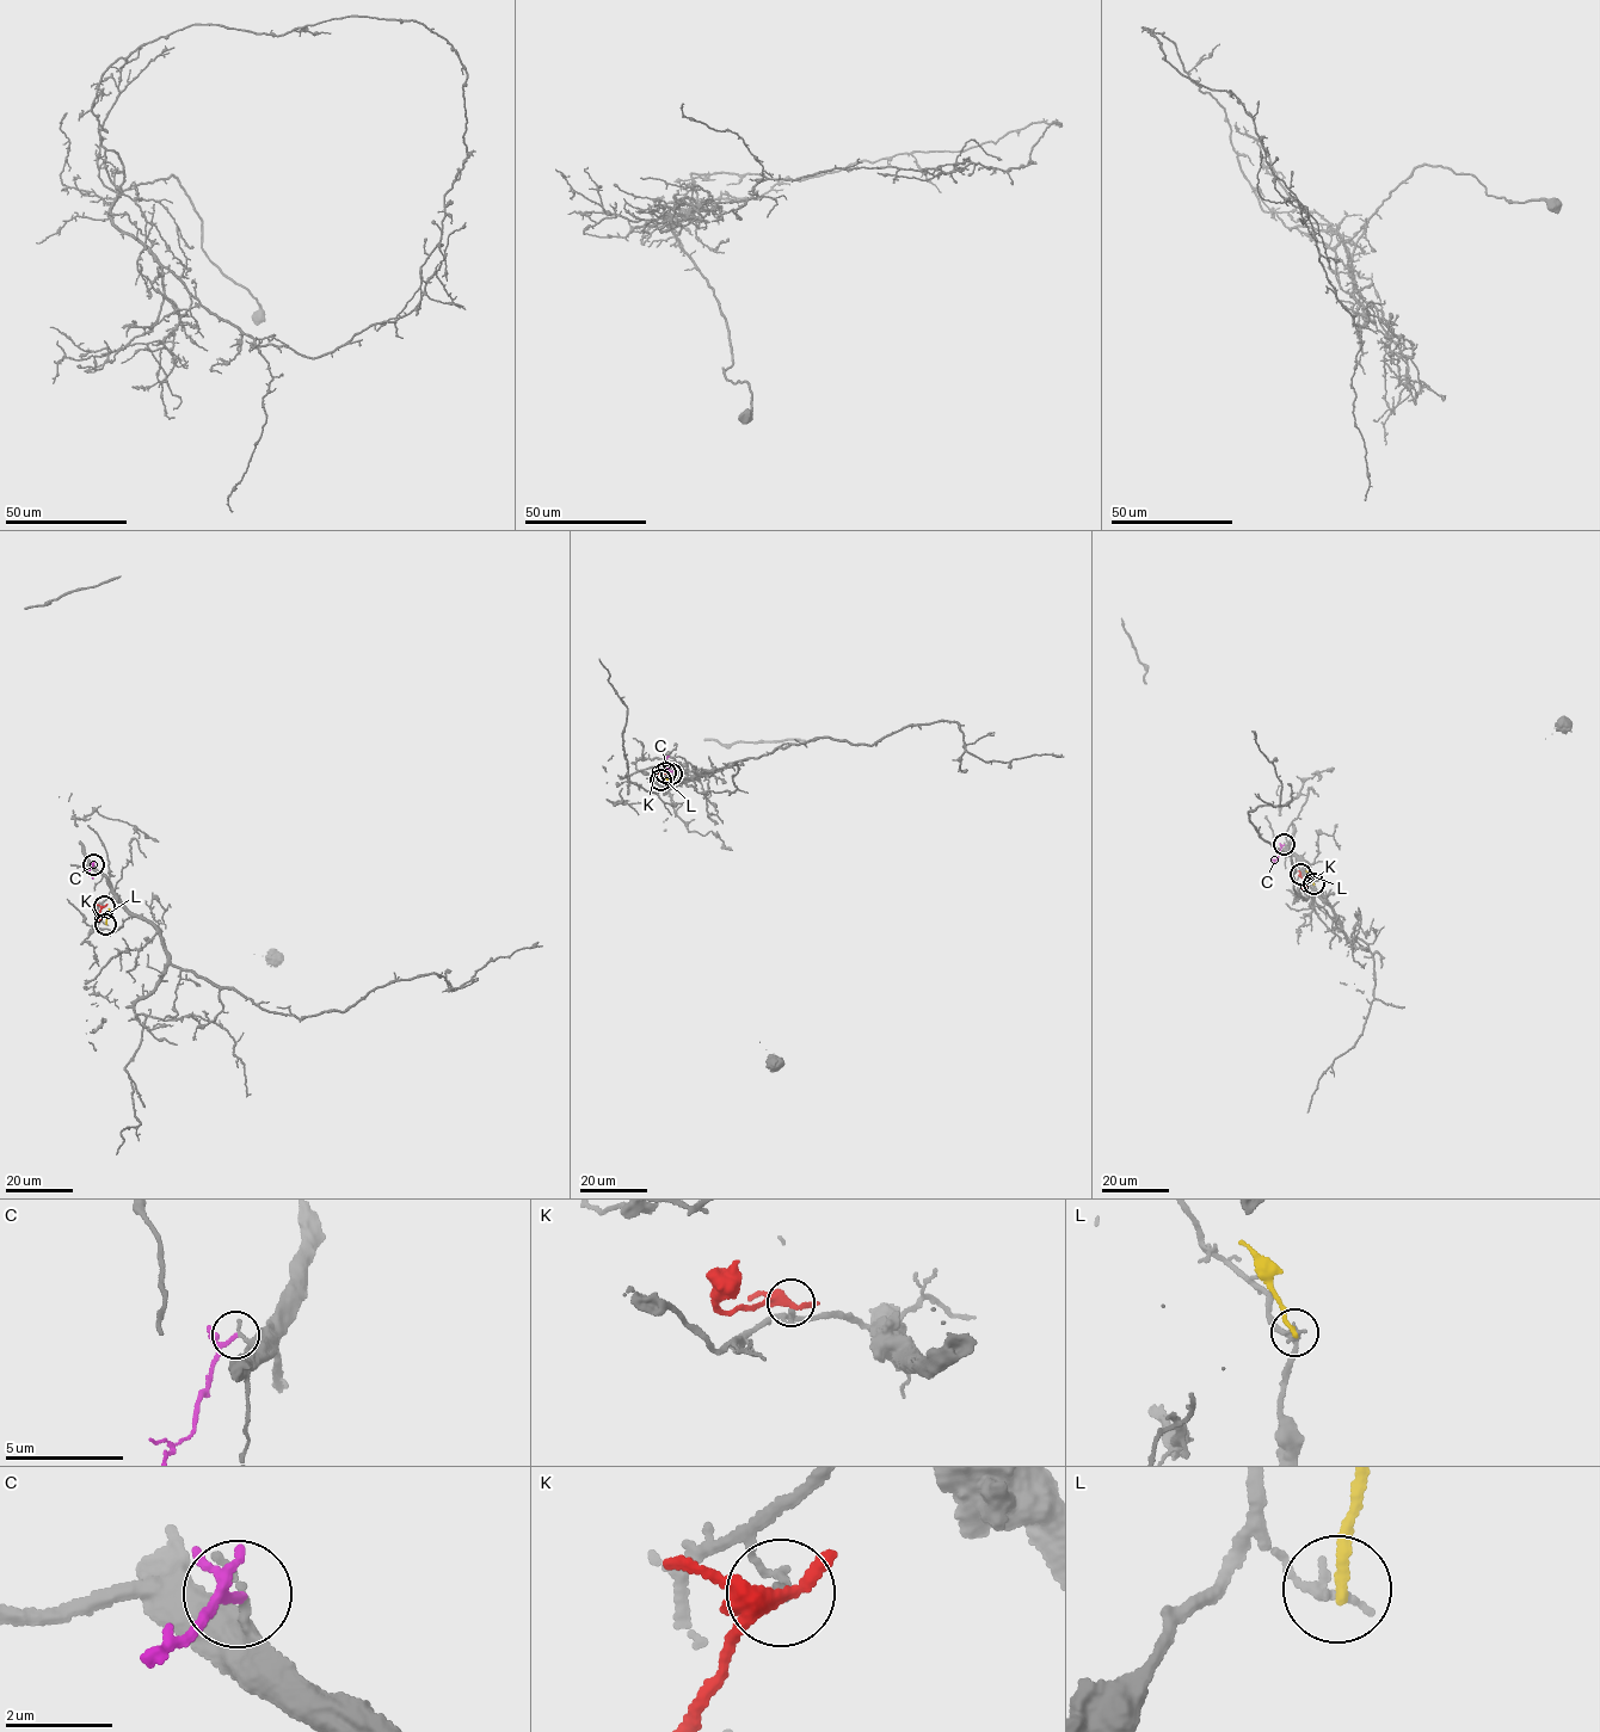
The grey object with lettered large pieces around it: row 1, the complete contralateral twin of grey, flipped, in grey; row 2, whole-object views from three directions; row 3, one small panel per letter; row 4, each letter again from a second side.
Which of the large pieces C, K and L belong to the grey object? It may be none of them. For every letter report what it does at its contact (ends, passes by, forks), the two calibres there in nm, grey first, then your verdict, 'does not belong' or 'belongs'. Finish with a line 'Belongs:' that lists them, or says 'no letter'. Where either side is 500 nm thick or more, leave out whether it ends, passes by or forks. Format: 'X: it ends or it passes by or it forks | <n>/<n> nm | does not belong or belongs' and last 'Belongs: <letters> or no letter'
C: it forks | 220/100 nm | belongs
K: it forks | 140/300 nm | does not belong
L: it ends | 170/190 nm | does not belong
Belongs: C

